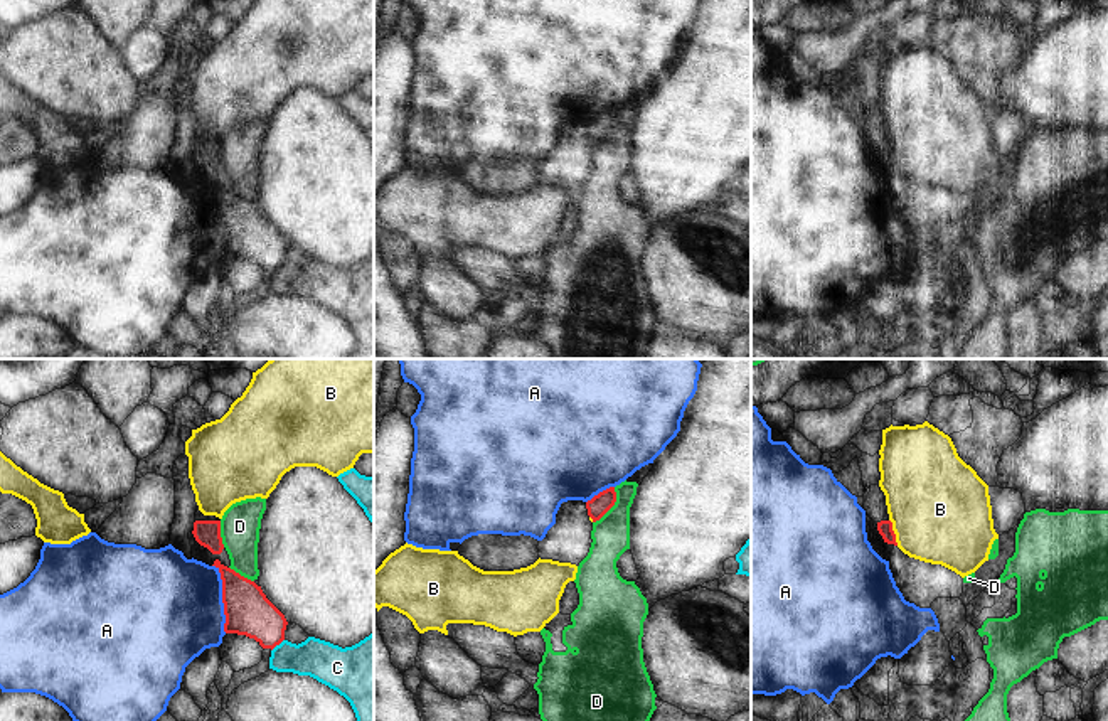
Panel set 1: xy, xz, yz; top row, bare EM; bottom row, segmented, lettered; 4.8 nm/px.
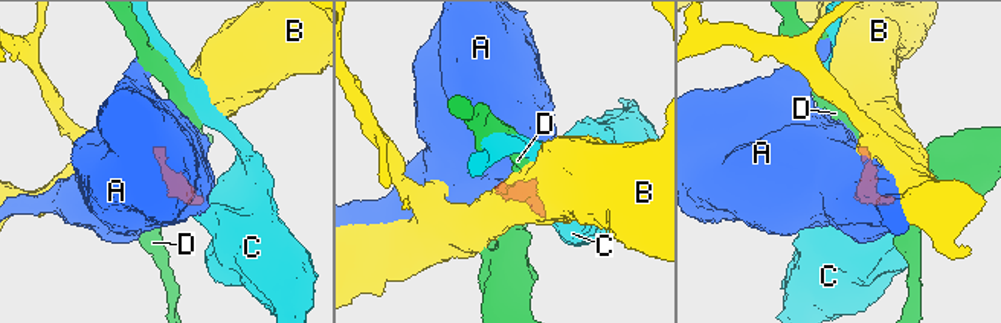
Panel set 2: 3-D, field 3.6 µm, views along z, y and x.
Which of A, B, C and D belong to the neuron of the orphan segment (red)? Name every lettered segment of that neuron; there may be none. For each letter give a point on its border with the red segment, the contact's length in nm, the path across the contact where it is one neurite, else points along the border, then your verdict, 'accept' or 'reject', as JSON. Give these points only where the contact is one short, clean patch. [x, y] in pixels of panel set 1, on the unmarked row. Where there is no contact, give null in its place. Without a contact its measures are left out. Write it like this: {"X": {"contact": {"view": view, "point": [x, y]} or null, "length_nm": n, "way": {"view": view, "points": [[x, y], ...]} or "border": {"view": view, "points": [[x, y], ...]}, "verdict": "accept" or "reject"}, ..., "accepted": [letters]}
{"A": {"contact": {"view": "xy", "point": [223, 221]}, "length_nm": 340, "verdict": "reject"}, "B": {"contact": {"view": "yz", "point": [893, 155]}, "length_nm": 130, "way": {"view": "yz", "points": [[884, 150], [893, 155], [916, 149], [940, 133]]}, "verdict": "accept"}, "C": {"contact": {"view": "xy", "point": [276, 267]}, "length_nm": 90, "border": {"view": "xy", "points": [[283, 261], [271, 273]]}, "verdict": "reject"}, "D": {"contact": {"view": "xz", "point": [612, 128]}, "length_nm": 200, "border": {"view": "xz", "points": [[615, 110], [615, 125], [593, 145]]}, "verdict": "reject"}, "accepted": ["B"]}

